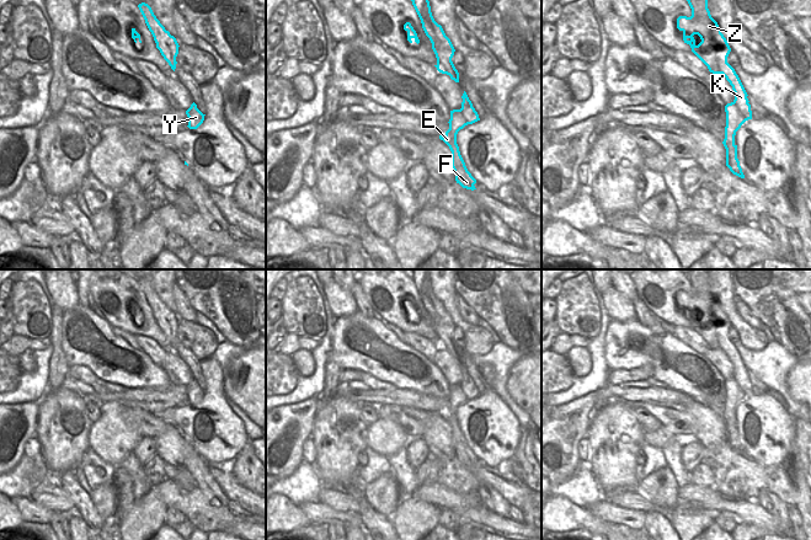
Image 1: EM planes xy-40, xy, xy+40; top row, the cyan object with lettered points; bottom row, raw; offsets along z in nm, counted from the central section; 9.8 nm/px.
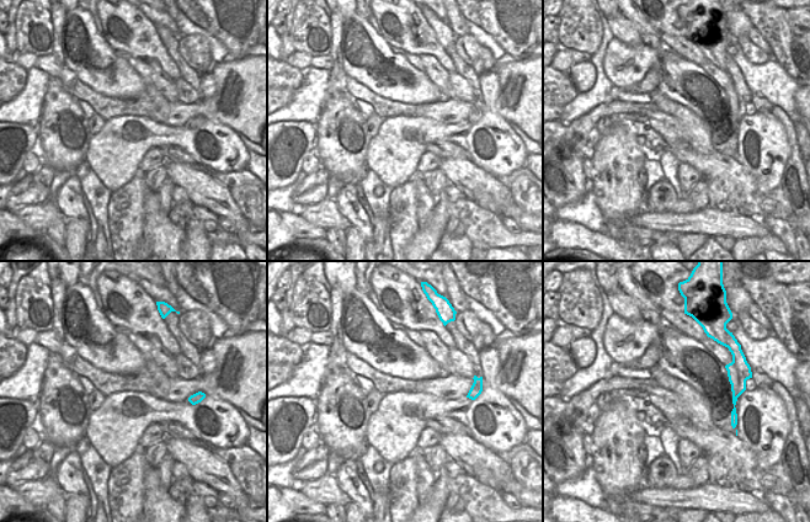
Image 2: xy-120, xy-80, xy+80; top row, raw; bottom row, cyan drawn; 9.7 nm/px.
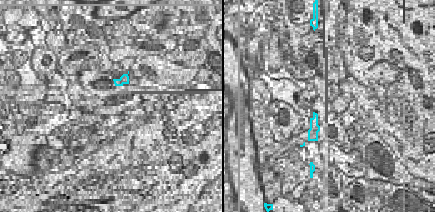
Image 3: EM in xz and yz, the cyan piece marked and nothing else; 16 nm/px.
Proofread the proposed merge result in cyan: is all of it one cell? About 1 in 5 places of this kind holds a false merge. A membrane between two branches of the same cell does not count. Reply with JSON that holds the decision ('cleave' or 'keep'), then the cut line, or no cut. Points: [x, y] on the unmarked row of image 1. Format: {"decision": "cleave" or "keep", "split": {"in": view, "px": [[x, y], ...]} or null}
{"decision": "cleave", "split": {"in": "xy", "px": [[462, 381], [460, 386], [468, 399]]}}

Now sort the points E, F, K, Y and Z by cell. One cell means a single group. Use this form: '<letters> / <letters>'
E F K Z / Y

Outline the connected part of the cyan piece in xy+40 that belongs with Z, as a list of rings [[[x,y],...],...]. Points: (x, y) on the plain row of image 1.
[[[688,269],[687,277],[692,284],[692,292],[679,292],[677,304],[683,308],[684,319],[690,321],[692,327],[708,342],[709,347],[722,349],[732,362],[735,375],[725,381],[726,402],[722,419],[726,424],[726,442],[733,450],[745,454],[737,434],[735,411],[747,396],[740,385],[747,384],[748,370],[735,344],[727,338],[731,324],[717,298],[710,290],[708,272],[709,269]]]

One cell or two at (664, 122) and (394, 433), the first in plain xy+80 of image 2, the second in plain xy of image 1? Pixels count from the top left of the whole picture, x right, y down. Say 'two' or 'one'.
two

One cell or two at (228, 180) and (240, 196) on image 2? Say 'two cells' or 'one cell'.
two cells

